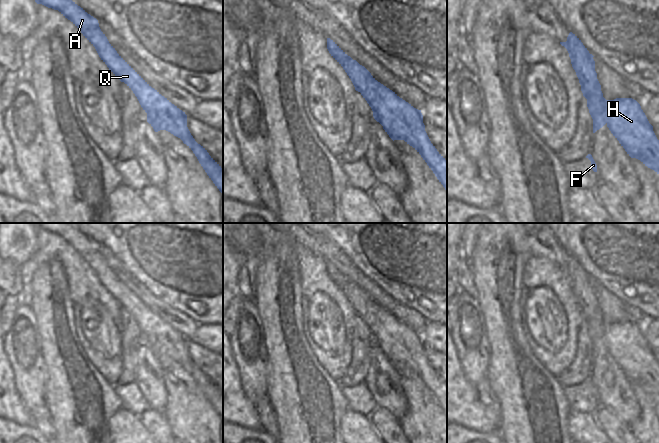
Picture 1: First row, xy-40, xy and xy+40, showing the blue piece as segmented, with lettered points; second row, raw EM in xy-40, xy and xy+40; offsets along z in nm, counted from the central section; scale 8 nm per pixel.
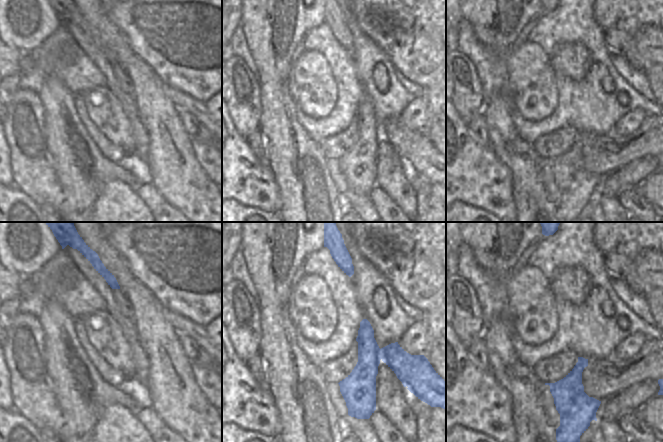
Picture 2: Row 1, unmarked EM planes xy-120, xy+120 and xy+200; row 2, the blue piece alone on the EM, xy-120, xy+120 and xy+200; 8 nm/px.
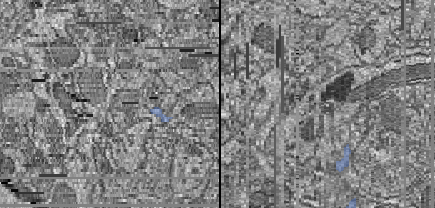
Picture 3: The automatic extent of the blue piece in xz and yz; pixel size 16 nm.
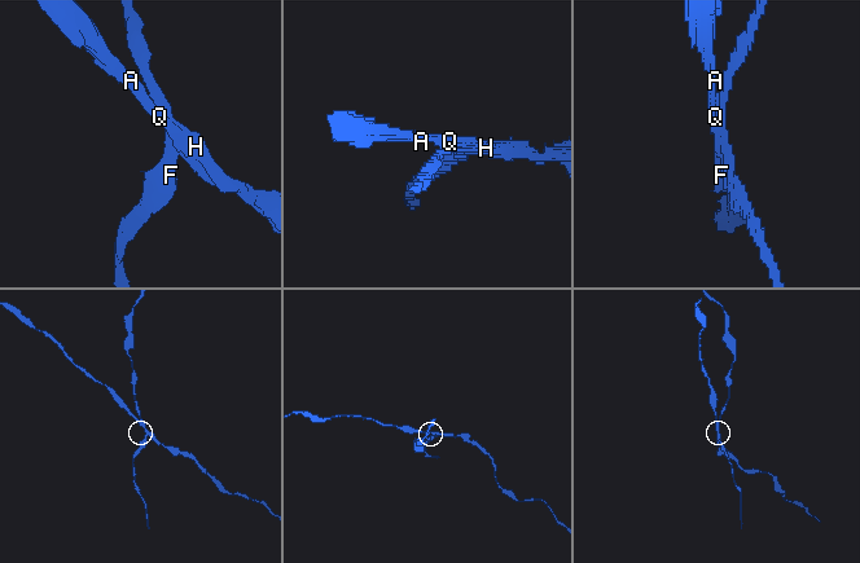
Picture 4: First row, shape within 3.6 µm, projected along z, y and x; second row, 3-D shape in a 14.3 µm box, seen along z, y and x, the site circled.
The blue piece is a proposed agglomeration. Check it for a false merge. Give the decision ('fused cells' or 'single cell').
fused cells

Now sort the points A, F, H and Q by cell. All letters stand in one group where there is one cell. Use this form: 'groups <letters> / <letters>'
groups A H Q / F

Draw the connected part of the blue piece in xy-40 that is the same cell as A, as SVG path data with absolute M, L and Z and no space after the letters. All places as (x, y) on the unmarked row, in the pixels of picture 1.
M33 223L37 228L58 234L65 242L70 244L83 258L83 260L95 271L101 284L109 294L121 305L124 306L135 318L141 331L147 337L147 346L155 356L166 354L180 362L195 378L199 387L213 405L215 410L223 418L223 392L209 379L207 374L198 368L187 351L187 339L157 314L152 312L115 274L109 267L105 258L99 251L98 244L88 238L71 223Z

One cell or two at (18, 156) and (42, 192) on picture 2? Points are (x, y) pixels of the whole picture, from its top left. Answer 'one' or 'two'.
one

